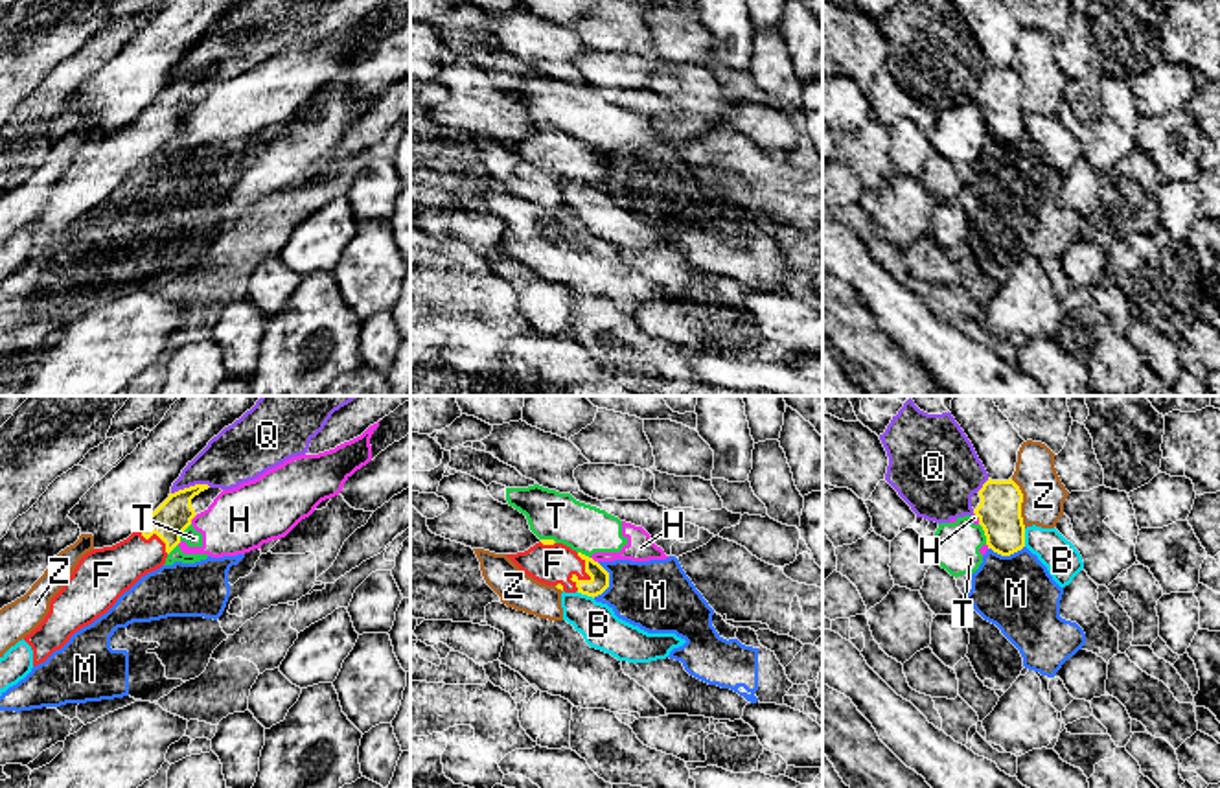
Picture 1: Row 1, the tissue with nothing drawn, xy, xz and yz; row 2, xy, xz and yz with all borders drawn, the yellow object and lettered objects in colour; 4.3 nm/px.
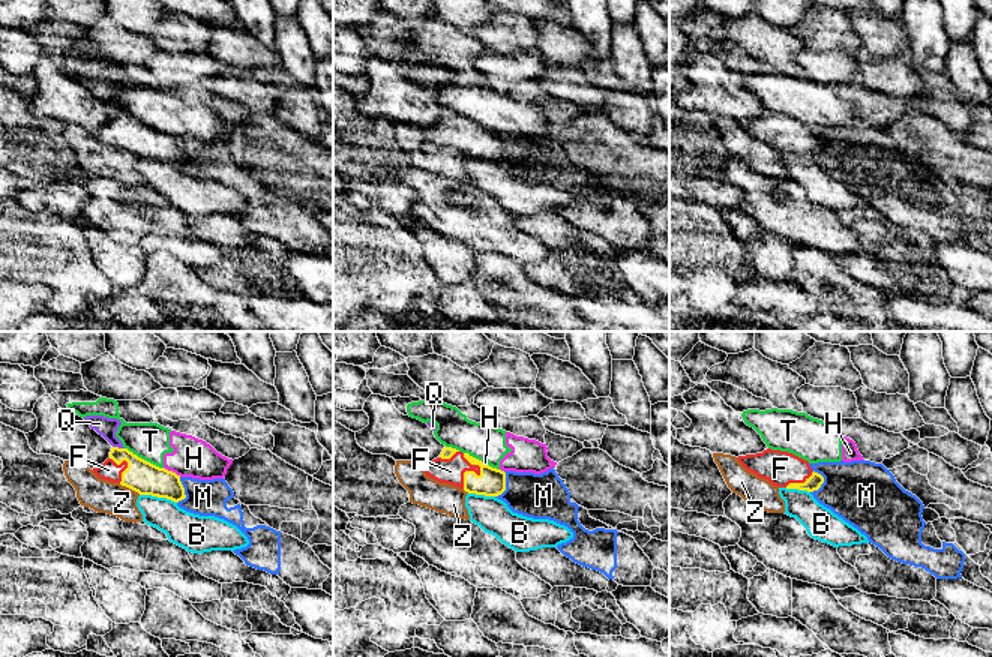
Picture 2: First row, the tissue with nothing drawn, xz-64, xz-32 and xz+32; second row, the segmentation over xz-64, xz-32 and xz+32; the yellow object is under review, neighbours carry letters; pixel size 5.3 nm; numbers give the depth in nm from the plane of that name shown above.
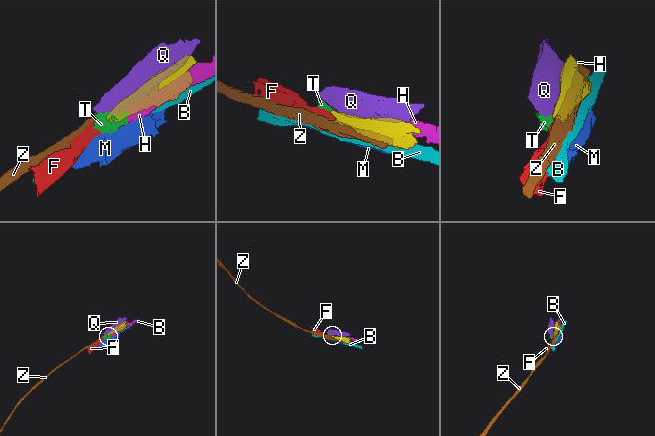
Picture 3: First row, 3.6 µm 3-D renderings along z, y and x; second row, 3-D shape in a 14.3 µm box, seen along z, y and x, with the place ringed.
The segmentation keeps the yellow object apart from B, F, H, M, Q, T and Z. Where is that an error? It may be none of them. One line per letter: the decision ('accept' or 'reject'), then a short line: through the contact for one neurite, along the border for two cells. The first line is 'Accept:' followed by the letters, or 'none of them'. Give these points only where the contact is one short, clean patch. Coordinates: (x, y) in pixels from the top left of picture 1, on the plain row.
Accept: F
B: reject
F: accept | xz (598, 170), (587, 161), (569, 159), (554, 151)
H: reject
M: reject
Q: reject
T: reject | yz (979, 111), (987, 131)
Z: reject

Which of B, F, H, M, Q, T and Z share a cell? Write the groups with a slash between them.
B / F / H T / M / Q / Z

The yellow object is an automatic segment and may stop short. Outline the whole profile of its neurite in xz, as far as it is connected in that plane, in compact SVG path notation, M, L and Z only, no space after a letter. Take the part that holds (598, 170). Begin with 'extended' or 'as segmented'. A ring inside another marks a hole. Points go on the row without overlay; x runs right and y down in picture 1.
extended | M541 127L524 140L506 144L534 168L565 180L594 186L609 175L609 160L598 149L554 127Z

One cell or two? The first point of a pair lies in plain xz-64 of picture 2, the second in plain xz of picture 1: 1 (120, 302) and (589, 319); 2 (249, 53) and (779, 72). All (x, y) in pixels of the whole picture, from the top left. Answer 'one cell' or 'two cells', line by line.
1: two cells
2: two cells

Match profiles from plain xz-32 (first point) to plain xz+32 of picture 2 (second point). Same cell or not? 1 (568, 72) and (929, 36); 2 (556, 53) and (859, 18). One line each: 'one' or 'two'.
1: two
2: one

